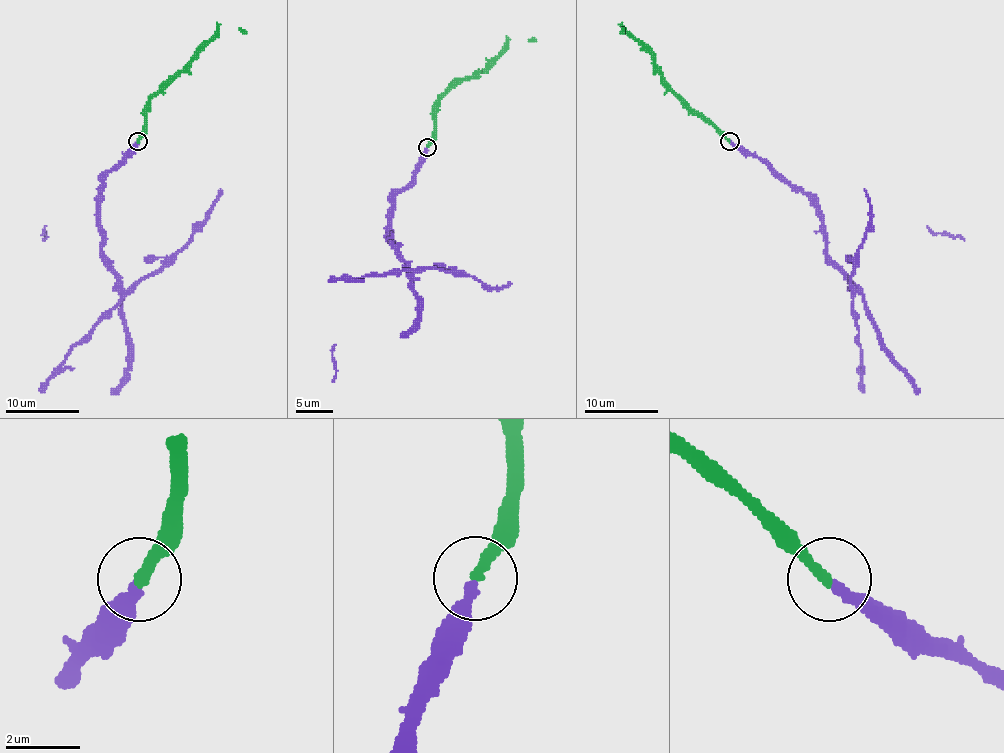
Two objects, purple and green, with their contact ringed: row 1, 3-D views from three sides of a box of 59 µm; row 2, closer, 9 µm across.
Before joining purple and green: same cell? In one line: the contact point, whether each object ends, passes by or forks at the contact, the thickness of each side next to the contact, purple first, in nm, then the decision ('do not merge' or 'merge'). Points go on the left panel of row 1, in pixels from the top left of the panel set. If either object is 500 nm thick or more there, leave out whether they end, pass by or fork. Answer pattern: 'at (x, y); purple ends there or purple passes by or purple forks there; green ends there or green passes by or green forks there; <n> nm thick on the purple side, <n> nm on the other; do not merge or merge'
at (137, 141); purple ends there; green ends there; 280 nm thick on the purple side, 300 nm on the other; merge

